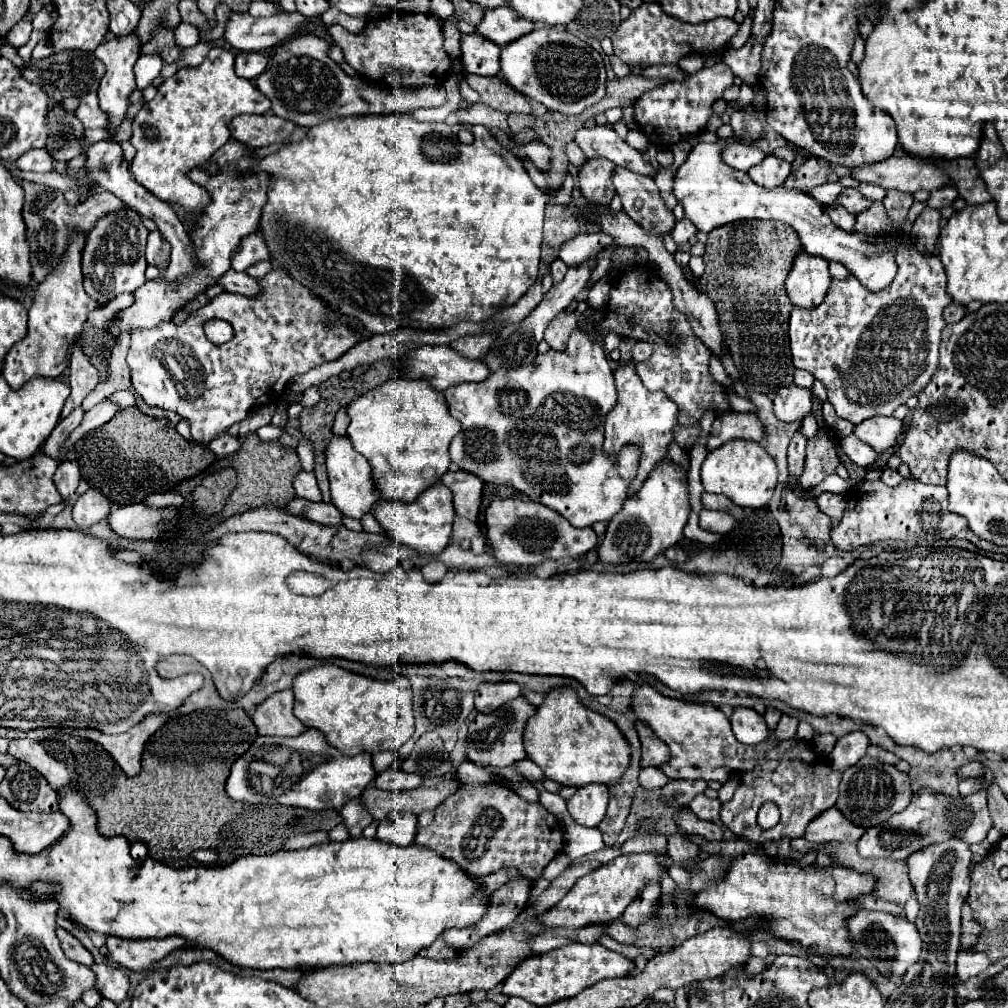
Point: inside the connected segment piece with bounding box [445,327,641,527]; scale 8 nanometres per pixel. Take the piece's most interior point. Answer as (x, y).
(539, 428)

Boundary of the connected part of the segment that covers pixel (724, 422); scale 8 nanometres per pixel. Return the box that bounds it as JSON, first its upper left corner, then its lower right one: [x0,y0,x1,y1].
[707,413,765,449]

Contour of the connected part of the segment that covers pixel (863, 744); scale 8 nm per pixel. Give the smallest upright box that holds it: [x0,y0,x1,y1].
[829,731,869,771]

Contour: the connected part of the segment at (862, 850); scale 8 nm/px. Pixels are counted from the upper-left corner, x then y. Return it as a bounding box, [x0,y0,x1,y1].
[857,791,993,861]

